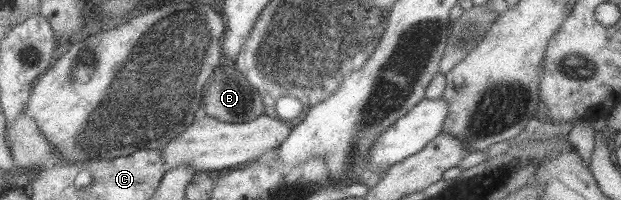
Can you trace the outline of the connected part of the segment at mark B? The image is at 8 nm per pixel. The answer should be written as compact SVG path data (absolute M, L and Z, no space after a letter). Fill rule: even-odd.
M225 62L216 71L206 88L203 113L224 122L245 123L266 114L263 96L252 86L236 64Z

